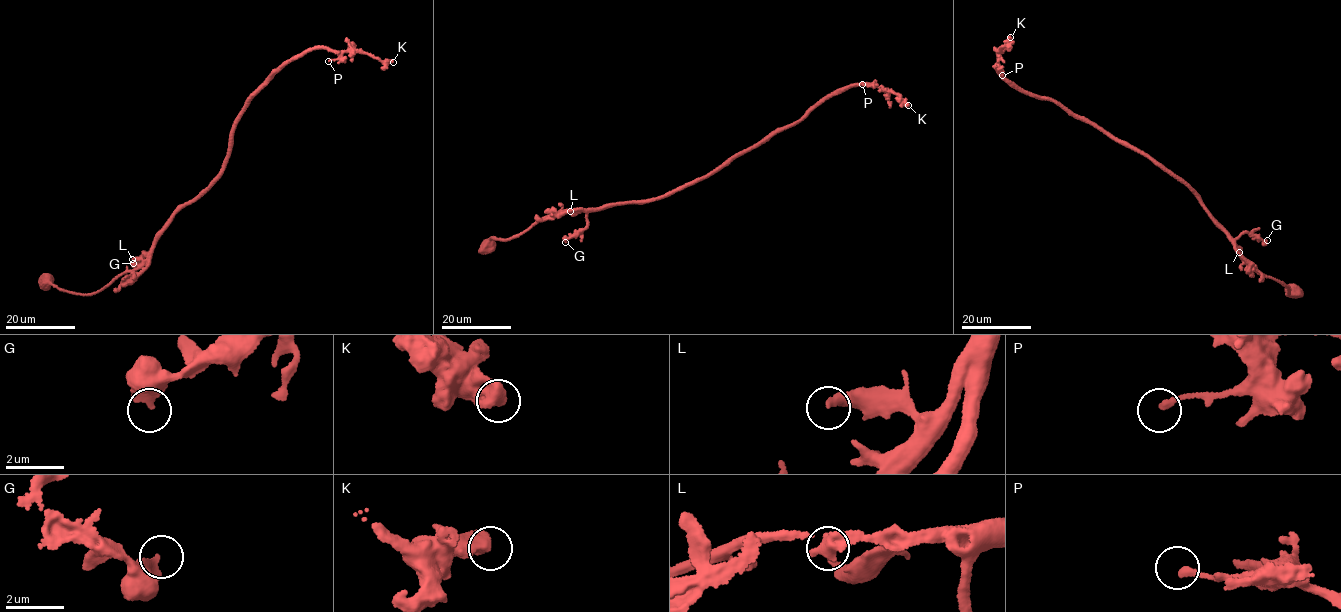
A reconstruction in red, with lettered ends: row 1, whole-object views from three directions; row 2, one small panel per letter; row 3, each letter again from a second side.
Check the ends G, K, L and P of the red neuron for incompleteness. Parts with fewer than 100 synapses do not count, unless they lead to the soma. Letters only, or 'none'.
none

